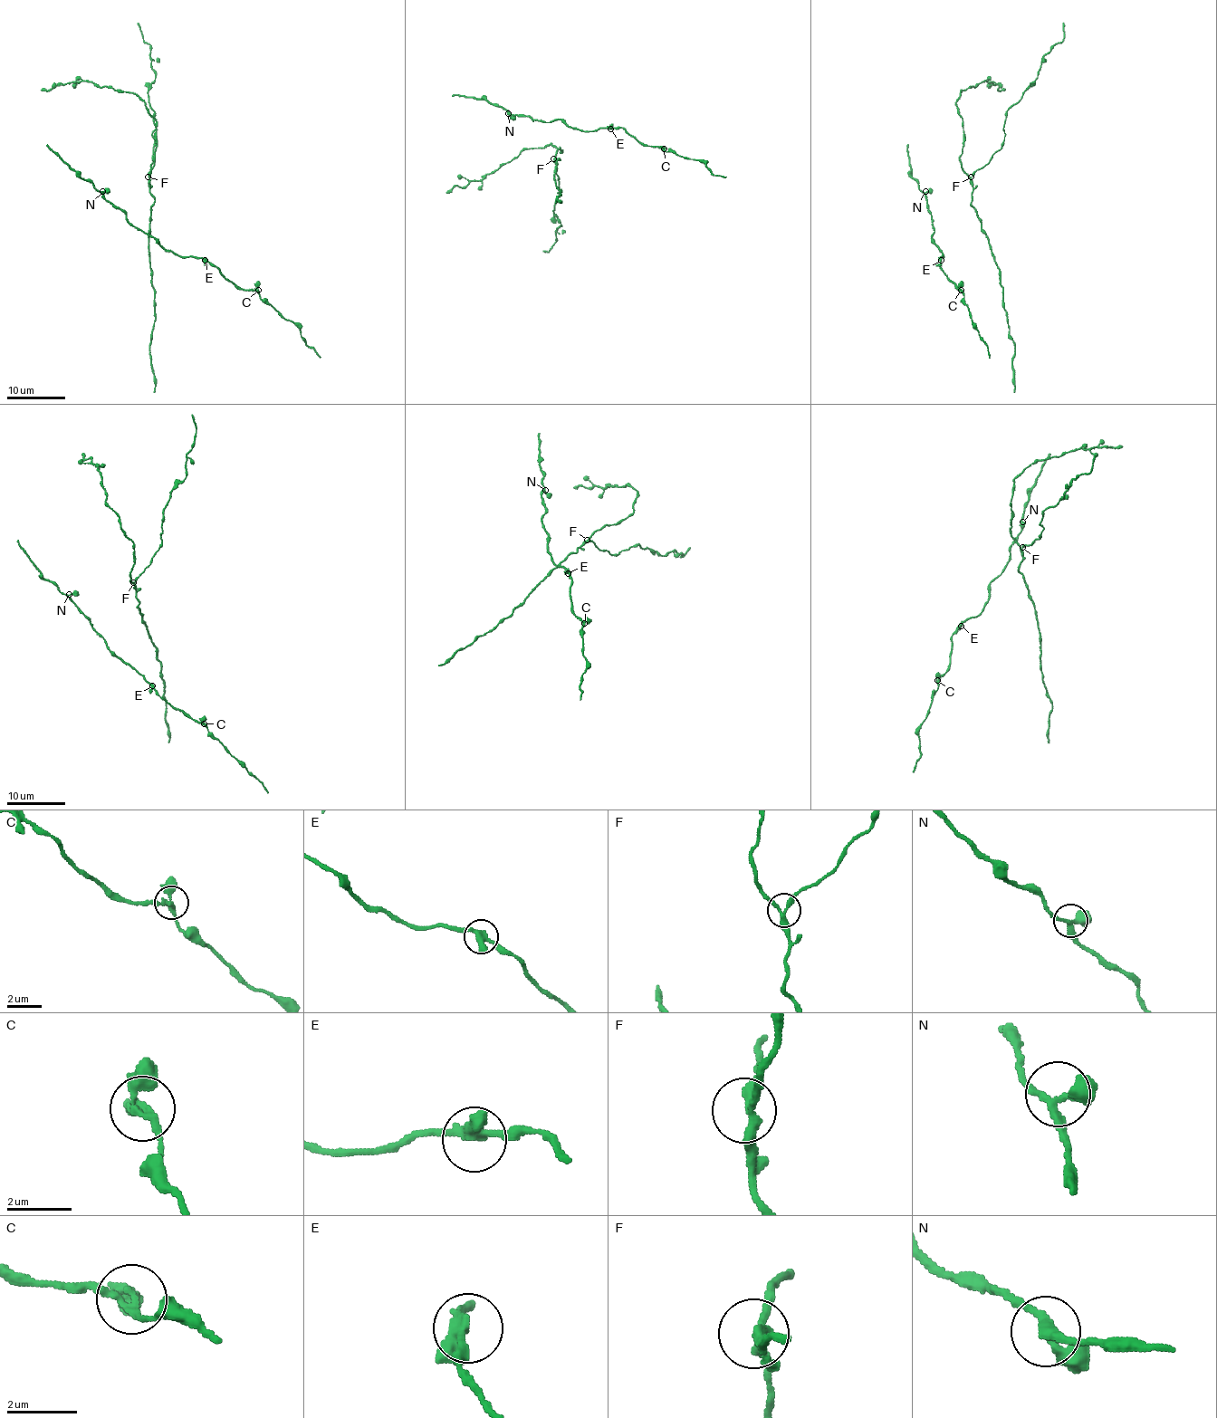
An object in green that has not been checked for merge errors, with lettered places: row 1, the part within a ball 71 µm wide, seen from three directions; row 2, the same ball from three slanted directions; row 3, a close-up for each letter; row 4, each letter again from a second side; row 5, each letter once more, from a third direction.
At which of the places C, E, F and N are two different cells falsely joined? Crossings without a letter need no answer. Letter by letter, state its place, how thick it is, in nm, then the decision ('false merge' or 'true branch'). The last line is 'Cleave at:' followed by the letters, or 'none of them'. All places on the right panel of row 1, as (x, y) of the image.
C: place (961, 290); calibre 220 nm; true branch
E: place (941, 260); calibre 320 nm; true branch
F: place (971, 177); calibre 260 nm; true branch
N: place (925, 191); calibre 260 nm; true branch
Cleave at: none of them

